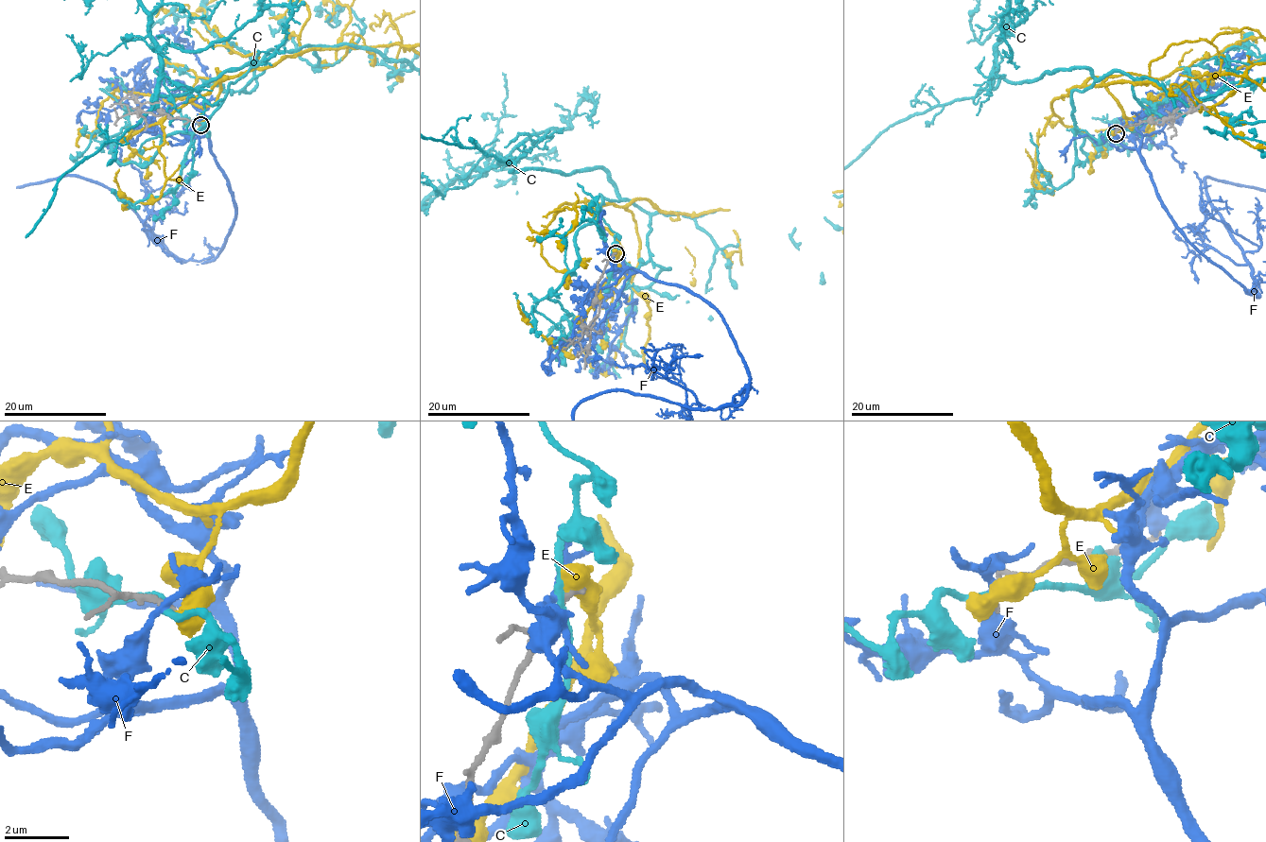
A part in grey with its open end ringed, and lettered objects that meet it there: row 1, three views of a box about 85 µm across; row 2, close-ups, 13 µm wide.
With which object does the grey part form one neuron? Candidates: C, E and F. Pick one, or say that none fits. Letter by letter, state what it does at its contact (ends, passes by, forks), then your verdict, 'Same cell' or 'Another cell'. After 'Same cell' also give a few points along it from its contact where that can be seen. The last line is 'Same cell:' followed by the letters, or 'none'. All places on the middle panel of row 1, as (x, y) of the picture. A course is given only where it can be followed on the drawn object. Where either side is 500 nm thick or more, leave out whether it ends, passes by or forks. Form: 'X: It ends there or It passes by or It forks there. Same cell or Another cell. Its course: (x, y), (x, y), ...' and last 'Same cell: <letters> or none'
C: It passes by. Another cell
E: Another cell
F: It passes by. Another cell
Same cell: none

